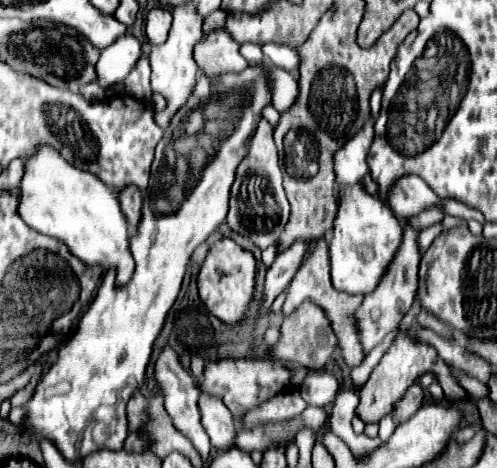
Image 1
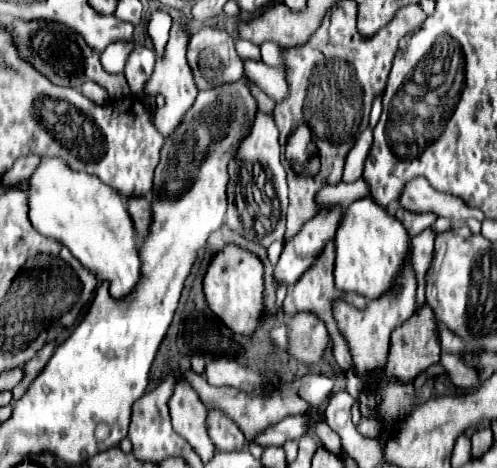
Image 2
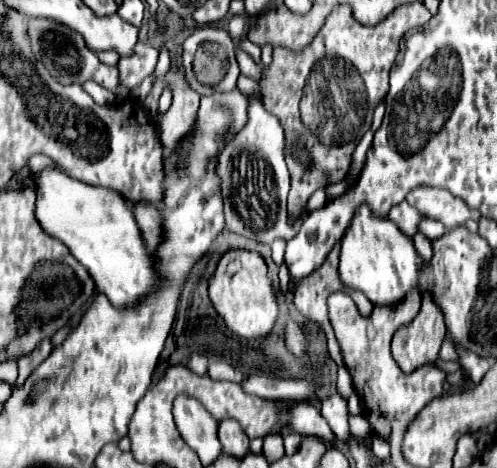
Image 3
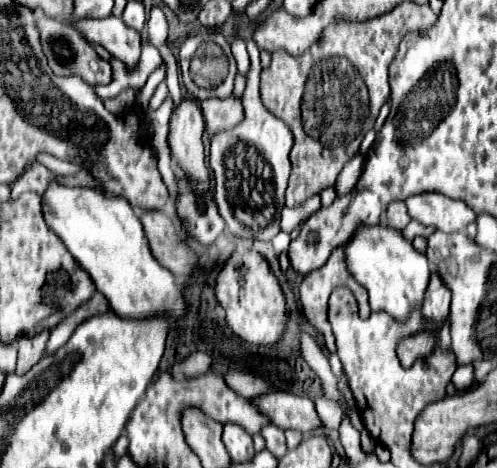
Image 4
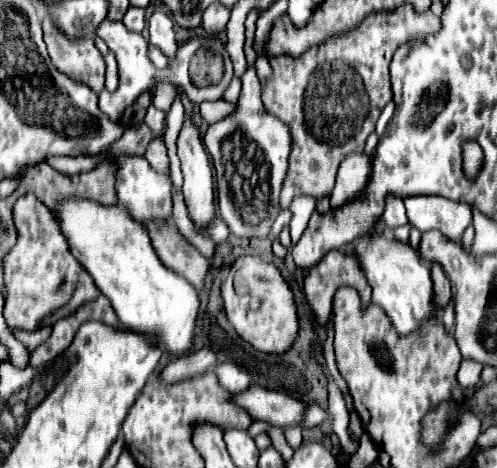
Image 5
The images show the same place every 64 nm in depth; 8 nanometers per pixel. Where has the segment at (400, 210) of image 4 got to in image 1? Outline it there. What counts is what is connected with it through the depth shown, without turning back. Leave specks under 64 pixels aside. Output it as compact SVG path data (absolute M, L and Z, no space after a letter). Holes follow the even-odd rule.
M432 206L432 208L420 212L418 216L412 216L410 222L412 222L416 228L428 228L428 226L440 222L442 218L444 218L444 210L442 210L442 206Z

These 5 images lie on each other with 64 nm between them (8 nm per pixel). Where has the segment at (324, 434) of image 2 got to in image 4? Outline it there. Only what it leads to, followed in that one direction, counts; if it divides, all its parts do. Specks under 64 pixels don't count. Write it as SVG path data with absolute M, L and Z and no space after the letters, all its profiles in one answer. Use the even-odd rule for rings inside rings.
M270 392L254 398L254 404L270 416L272 424L282 430L310 432L322 428L314 402L308 396L298 396L292 392Z

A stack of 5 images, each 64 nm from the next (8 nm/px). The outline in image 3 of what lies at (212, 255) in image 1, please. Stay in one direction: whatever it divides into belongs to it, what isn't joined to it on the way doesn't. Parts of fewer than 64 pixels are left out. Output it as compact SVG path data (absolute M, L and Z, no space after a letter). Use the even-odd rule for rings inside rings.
M232 248L224 252L210 278L208 296L212 300L214 310L222 316L226 326L242 338L262 338L274 326L278 308L276 308L272 284L266 276L266 264L258 252L240 250L240 248Z

